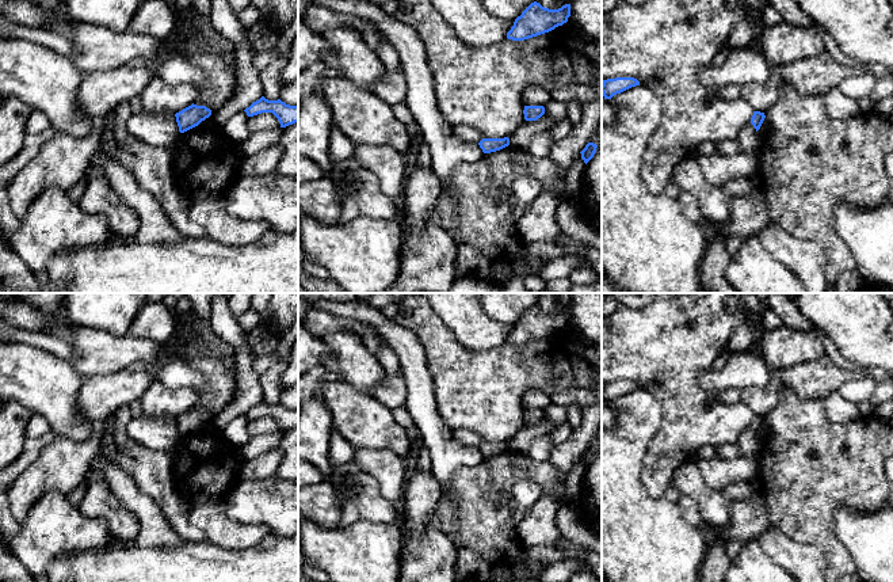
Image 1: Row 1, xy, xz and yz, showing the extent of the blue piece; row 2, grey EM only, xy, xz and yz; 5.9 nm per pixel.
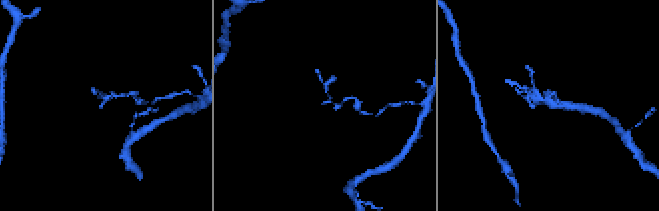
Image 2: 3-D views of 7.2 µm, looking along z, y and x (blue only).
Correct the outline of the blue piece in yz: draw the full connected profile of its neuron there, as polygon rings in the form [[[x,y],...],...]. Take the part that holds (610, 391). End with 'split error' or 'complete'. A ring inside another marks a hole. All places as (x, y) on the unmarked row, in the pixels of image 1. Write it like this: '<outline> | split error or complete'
[[[615,381],[603,384],[602,397],[604,403],[611,403],[614,399],[621,397],[631,391],[640,389],[634,381]]] | complete

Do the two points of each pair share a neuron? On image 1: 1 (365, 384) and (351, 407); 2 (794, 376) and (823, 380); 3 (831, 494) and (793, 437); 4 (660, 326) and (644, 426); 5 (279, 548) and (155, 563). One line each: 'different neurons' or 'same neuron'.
1: different neurons
2: same neuron
3: same neuron
4: different neurons
5: same neuron

